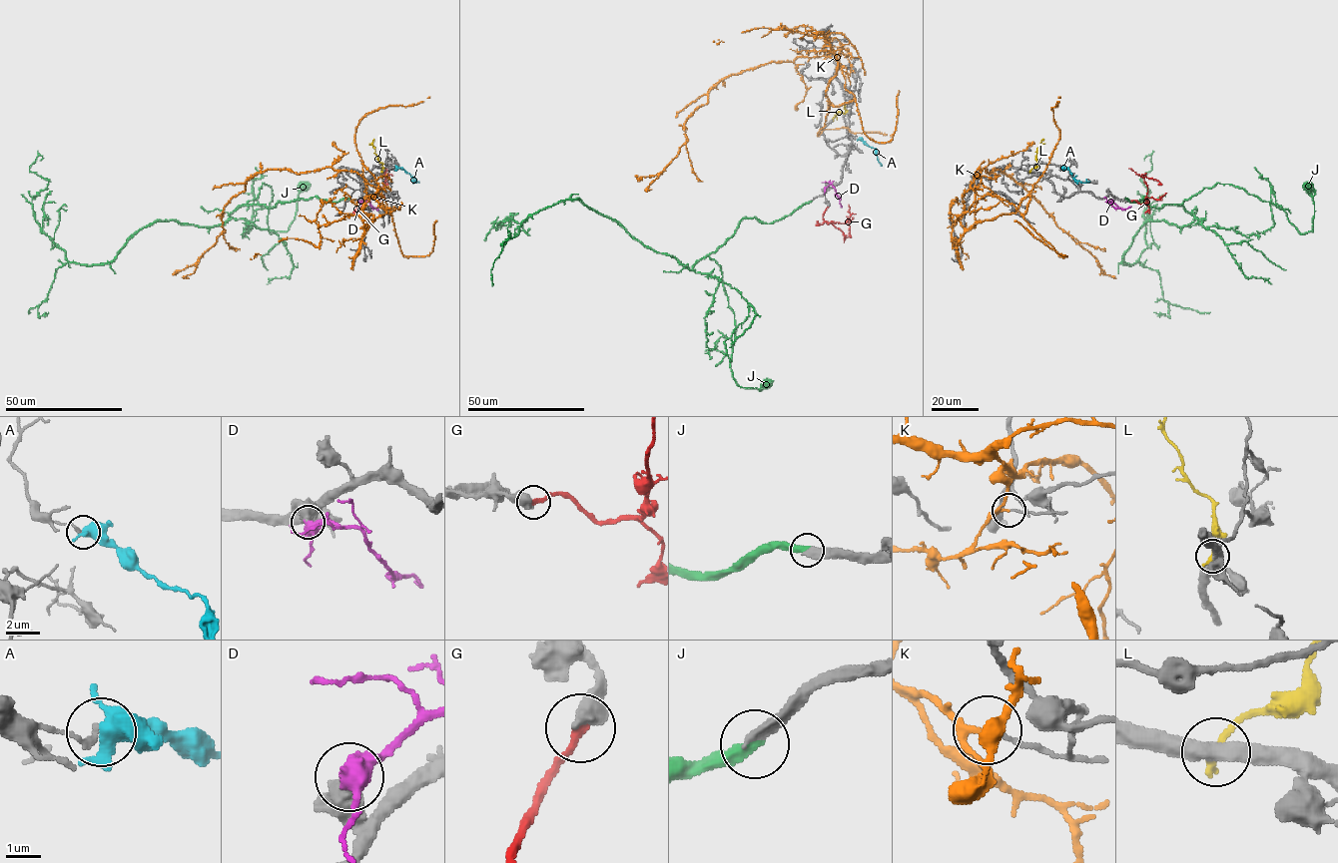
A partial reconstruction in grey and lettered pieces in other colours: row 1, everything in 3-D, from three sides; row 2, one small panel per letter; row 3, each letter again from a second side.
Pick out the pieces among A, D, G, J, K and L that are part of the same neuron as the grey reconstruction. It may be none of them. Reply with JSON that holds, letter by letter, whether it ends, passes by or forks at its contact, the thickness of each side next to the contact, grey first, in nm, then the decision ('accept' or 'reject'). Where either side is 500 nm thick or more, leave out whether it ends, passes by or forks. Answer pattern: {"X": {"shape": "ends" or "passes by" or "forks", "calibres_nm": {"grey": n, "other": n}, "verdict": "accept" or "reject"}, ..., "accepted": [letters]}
{"A": {"shape": "forks", "calibres_nm": {"grey": 170, "other": 420}, "verdict": "reject"}, "D": {"calibres_nm": {"grey": 500, "other": 500}, "verdict": "reject"}, "G": {"calibres_nm": {"grey": 600, "other": 260}, "verdict": "accept"}, "J": {"shape": "ends", "calibres_nm": {"grey": 400, "other": 400}, "verdict": "accept"}, "K": {"shape": "passes by", "calibres_nm": {"grey": 110, "other": 170}, "verdict": "reject"}, "L": {"shape": "ends", "calibres_nm": {"grey": 480, "other": 240}, "verdict": "reject"}, "accepted": ["G", "J"]}

